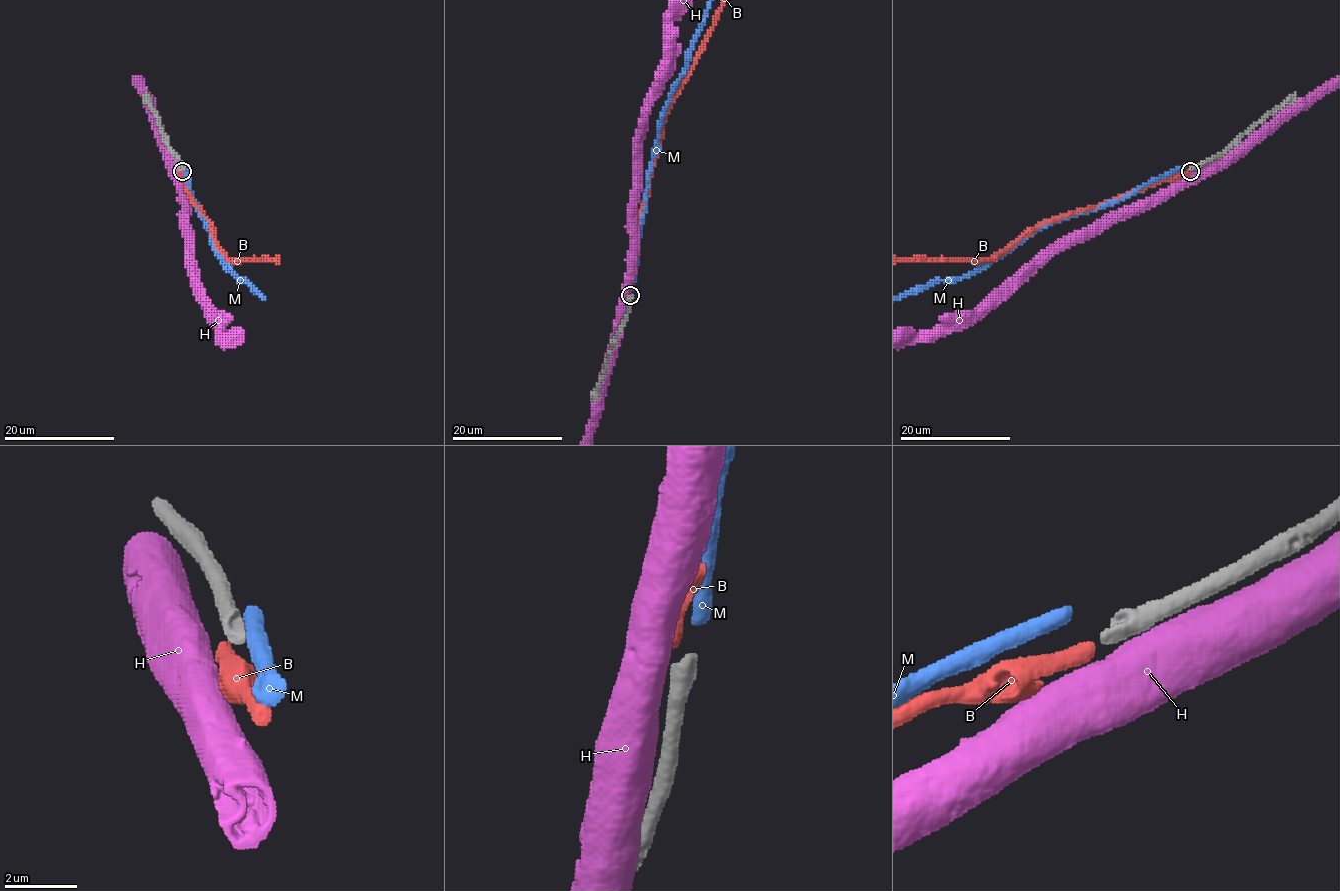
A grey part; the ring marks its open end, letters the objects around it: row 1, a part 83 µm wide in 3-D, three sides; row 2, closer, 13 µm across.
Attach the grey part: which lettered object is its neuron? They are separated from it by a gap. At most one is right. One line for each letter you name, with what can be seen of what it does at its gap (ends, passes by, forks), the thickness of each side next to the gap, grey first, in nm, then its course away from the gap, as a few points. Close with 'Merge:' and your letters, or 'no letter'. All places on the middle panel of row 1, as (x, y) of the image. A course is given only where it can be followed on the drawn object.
Merge: no letter

